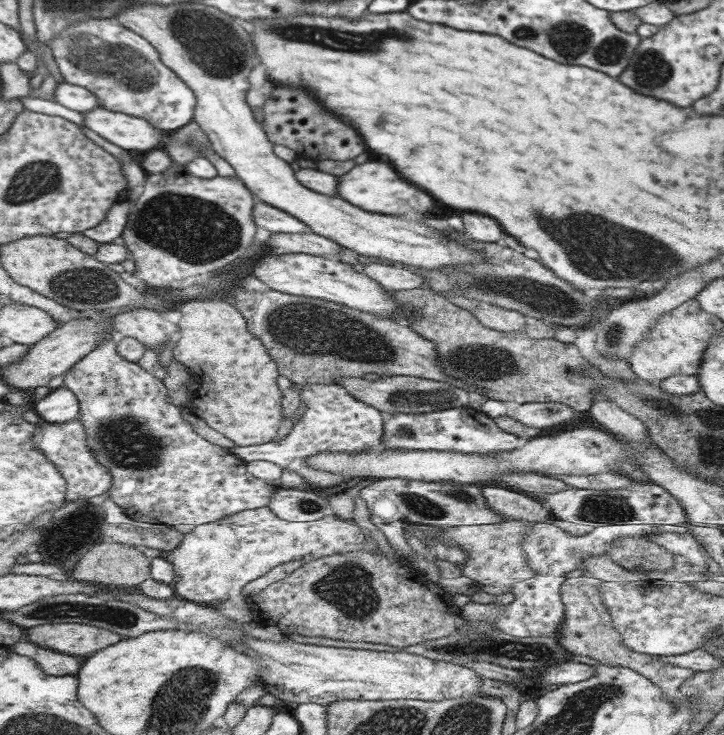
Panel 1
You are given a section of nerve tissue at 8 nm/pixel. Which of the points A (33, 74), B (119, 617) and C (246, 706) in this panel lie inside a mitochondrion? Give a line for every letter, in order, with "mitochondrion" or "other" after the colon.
A: other
B: mitochondrion
C: other

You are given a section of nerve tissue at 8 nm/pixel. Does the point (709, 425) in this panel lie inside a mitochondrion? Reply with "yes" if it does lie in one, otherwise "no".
yes

